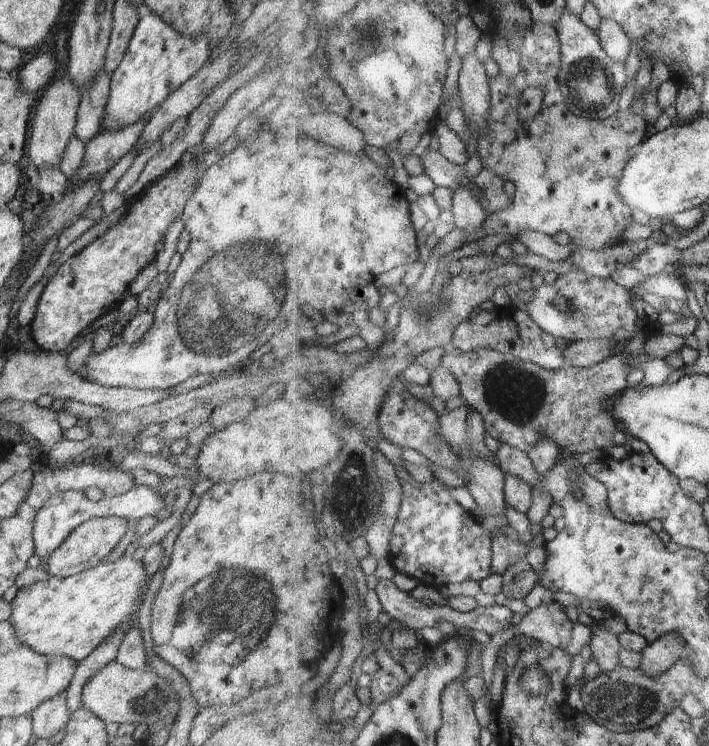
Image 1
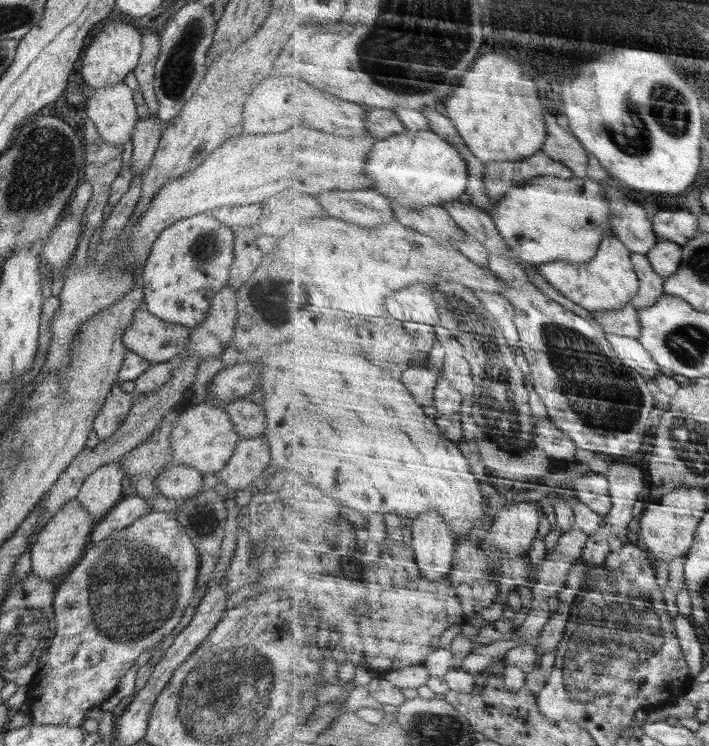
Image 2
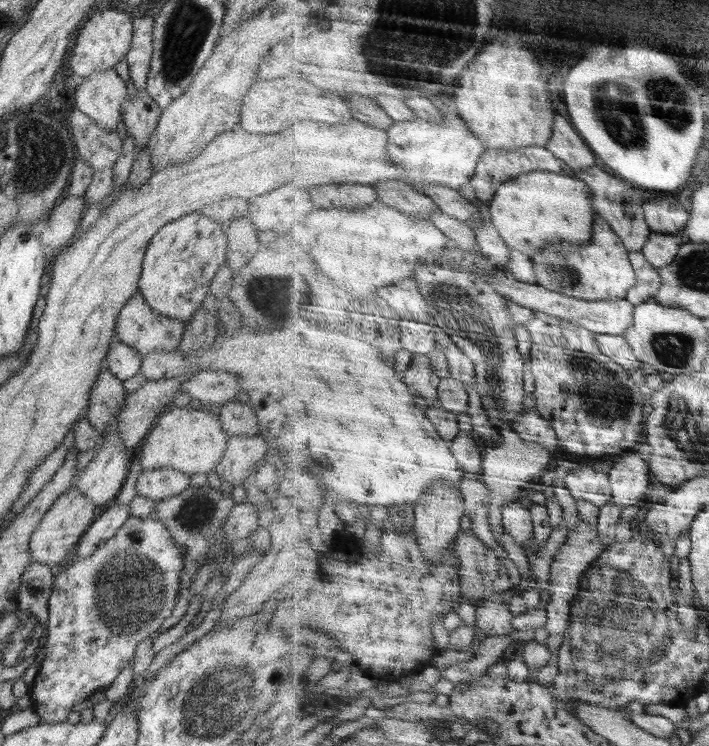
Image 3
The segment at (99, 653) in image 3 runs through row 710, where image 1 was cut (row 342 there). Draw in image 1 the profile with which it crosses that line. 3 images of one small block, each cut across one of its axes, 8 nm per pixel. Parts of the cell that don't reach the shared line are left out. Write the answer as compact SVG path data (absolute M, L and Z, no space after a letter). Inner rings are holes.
M185 157L175 169L169 170L158 178L150 188L134 199L126 200L129 214L124 221L109 228L103 236L96 238L94 242L59 266L58 271L53 274L44 287L37 302L34 318L29 324L31 338L40 350L63 354L83 328L102 315L119 308L122 304L123 294L128 290L132 279L149 263L152 257L156 256L157 251L154 247L156 242L164 239L164 234L172 220L181 218L184 205L195 191L194 182L197 179L197 168L200 161L199 158Z

